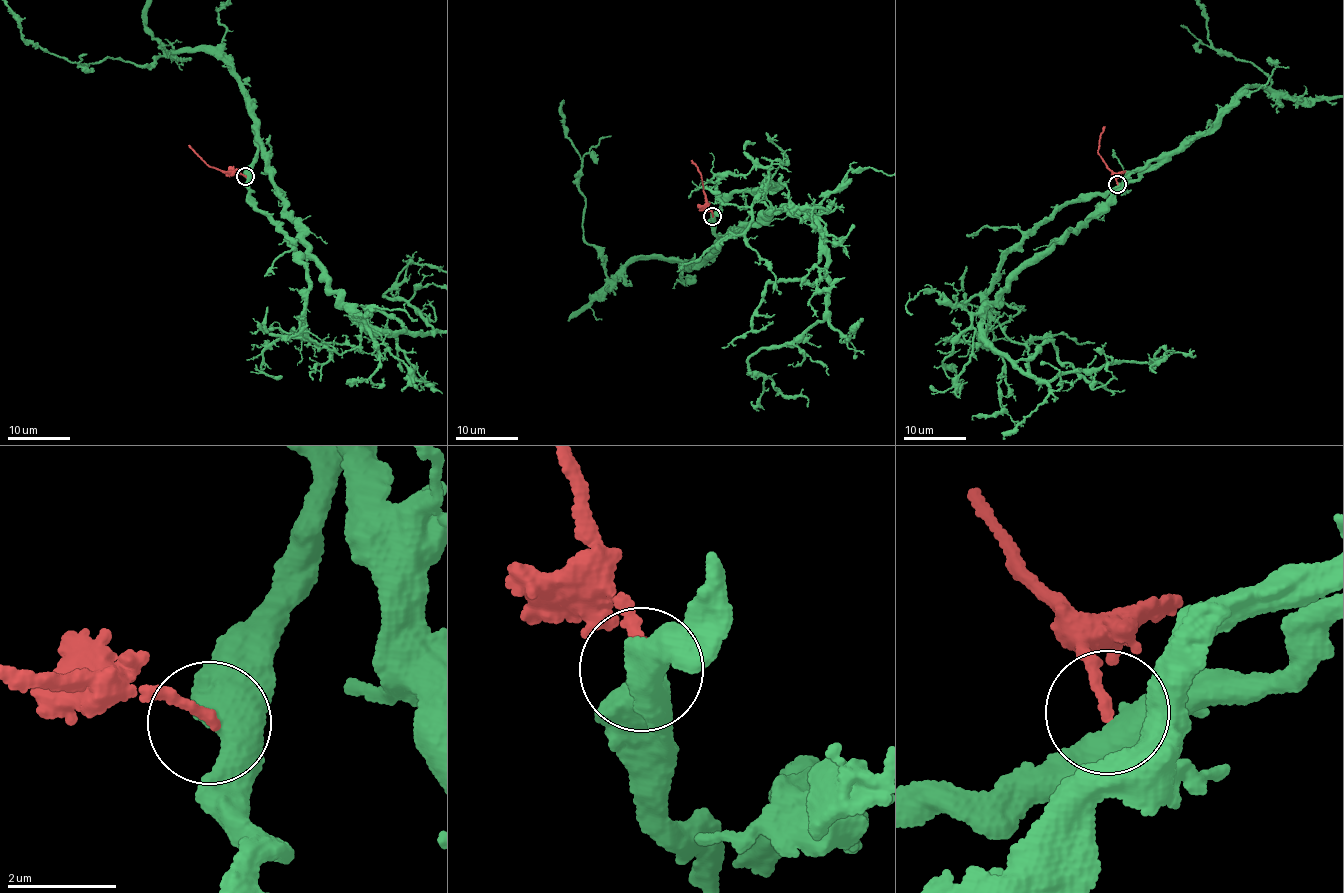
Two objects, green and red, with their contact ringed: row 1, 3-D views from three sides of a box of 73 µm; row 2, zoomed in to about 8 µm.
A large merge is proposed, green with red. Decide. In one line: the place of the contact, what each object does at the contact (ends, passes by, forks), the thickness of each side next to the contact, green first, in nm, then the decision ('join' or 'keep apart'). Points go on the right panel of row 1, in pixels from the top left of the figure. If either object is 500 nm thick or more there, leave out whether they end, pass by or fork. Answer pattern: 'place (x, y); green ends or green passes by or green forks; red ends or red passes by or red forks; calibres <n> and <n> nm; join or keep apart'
place (1117, 184); calibres 550 and 190 nm; join

